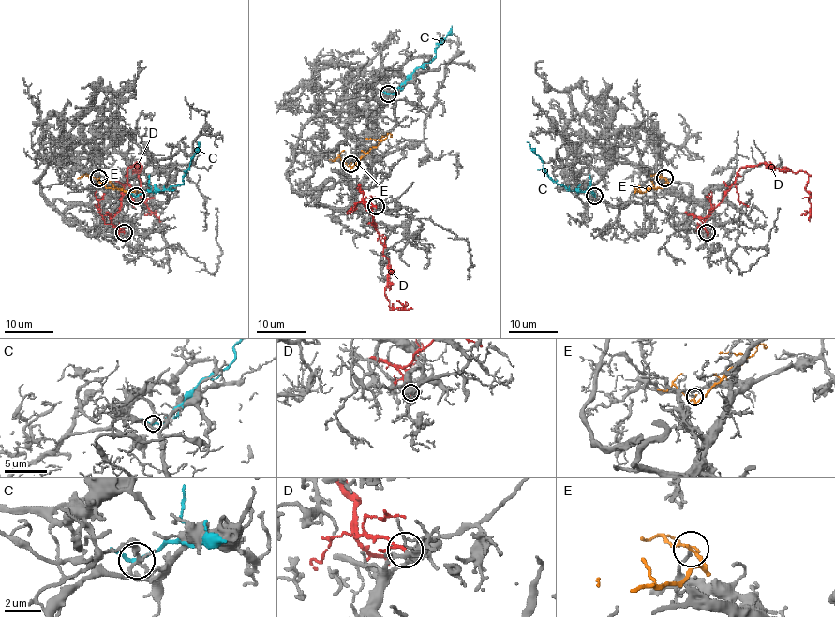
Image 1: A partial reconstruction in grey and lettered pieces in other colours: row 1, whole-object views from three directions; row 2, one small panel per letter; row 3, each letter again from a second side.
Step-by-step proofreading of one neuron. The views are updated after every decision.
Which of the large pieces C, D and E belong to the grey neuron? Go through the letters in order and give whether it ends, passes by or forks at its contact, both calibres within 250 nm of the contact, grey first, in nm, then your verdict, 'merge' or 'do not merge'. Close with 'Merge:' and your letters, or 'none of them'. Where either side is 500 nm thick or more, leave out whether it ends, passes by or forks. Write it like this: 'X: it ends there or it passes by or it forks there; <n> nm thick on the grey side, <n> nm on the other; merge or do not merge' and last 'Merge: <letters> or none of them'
C: it passes by; 150 nm thick on the grey side, 180 nm on the other; do not merge
D: it passes by; 200 nm thick on the grey side, 140 nm on the other; do not merge
E: it passes by; 160 nm thick on the grey side, 150 nm on the other; do not merge
Merge: none of them

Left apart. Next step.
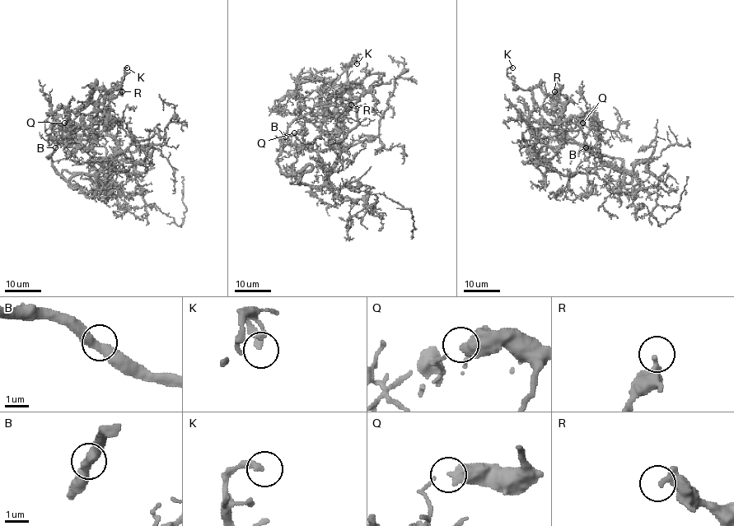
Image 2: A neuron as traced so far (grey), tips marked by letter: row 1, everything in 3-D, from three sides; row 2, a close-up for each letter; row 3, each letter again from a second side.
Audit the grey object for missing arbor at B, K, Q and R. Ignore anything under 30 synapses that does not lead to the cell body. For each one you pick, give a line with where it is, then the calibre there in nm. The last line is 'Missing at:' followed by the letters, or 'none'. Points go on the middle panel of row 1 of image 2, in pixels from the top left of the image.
Missing at: none

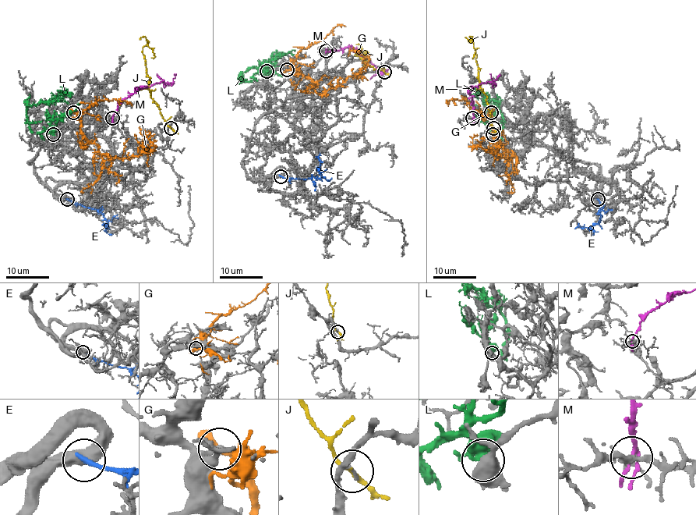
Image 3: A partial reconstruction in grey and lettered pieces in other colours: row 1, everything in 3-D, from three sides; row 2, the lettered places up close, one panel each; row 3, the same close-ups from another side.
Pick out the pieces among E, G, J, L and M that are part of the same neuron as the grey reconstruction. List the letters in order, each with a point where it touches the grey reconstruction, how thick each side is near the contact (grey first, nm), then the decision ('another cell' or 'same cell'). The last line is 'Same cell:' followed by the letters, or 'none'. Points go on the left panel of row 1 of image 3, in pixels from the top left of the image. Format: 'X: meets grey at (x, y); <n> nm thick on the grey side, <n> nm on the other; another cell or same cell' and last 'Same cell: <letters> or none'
E: meets grey at (67, 199); 480 nm thick on the grey side, 260 nm on the other; another cell
G: meets grey at (73, 112); 320 nm thick on the grey side, 300 nm on the other; another cell
J: meets grey at (171, 128); 110 nm thick on the grey side, 200 nm on the other; another cell
L: meets grey at (53, 134); 550 nm thick on the grey side, 650 nm on the other; another cell
M: meets grey at (112, 118); 220 nm thick on the grey side, 130 nm on the other; same cell
Same cell: M

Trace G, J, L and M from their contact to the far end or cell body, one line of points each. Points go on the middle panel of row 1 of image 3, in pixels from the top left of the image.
G: (287, 69), (298, 70), (311, 79), (317, 93), (324, 93), (353, 76), (368, 61), (353, 51), (348, 56)
J: (384, 72), (365, 65), (362, 57), (356, 54), (368, 52), (365, 51)
L: (266, 71), (259, 70), (242, 81), (240, 76), (251, 68), (274, 62), (286, 54)
M: (326, 51), (348, 47), (365, 57), (379, 71), (385, 71), (388, 68)

